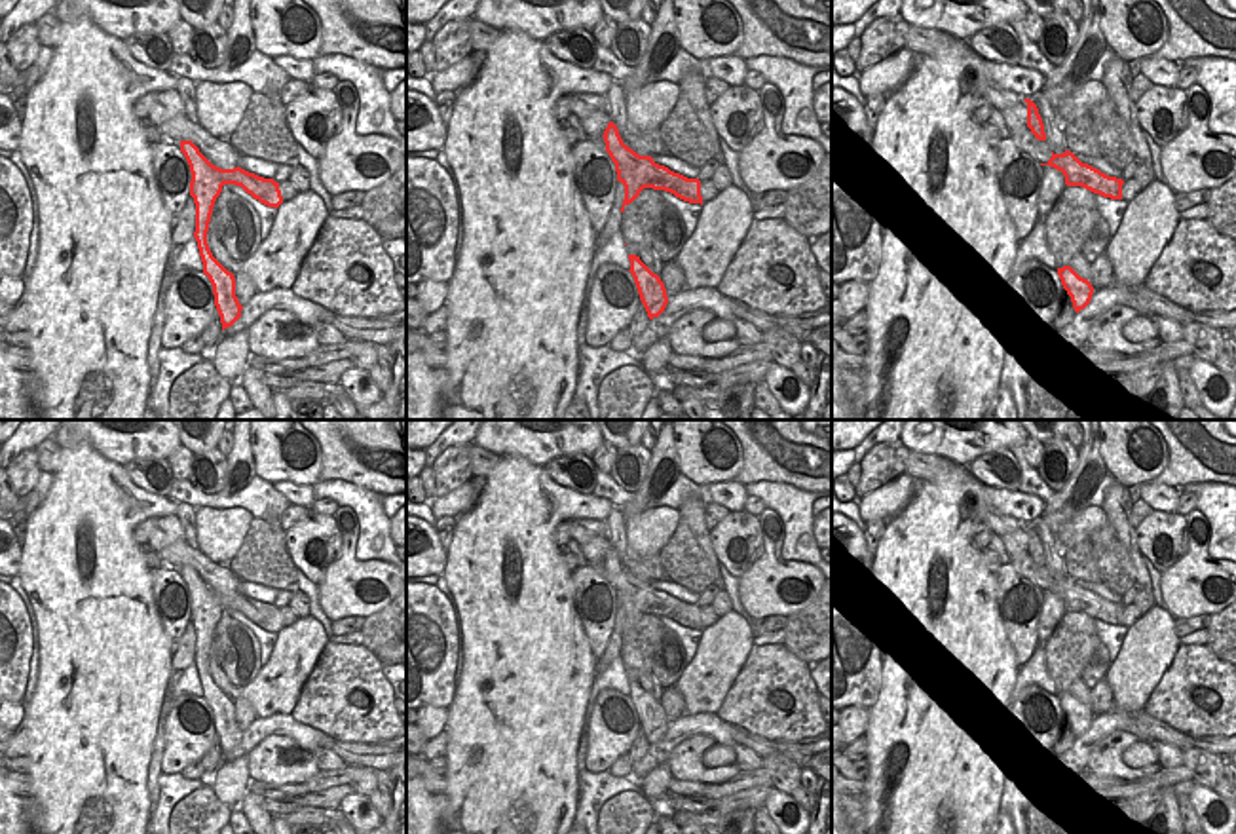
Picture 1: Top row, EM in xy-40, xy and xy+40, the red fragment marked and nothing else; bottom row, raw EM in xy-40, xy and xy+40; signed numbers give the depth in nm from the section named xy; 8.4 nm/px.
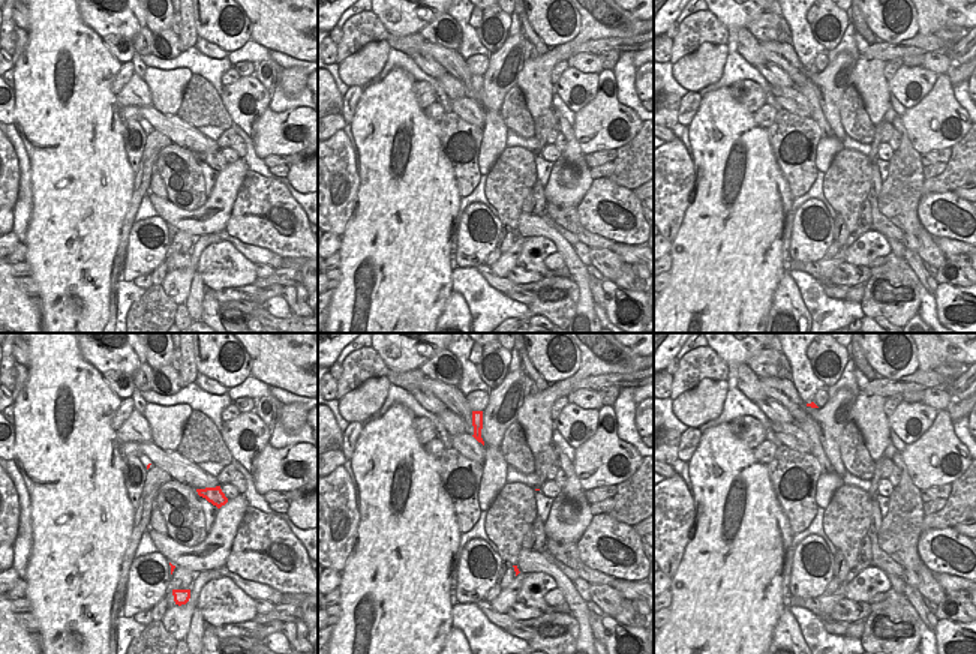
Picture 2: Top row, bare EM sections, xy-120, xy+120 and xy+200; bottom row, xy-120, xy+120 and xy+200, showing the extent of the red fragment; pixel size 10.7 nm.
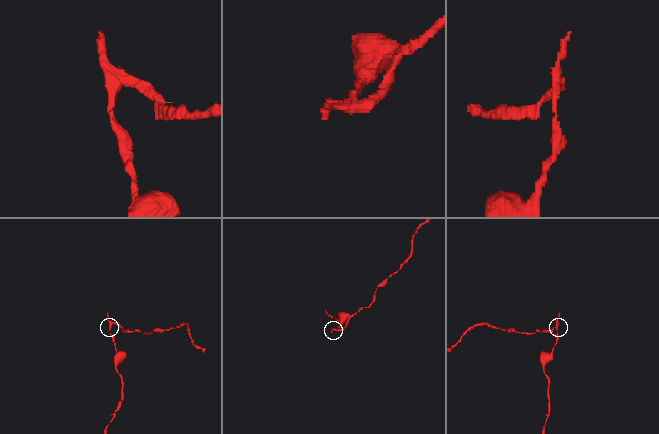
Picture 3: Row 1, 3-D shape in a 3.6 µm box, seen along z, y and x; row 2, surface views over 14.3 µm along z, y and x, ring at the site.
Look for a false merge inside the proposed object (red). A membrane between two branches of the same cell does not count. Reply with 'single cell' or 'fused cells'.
fused cells

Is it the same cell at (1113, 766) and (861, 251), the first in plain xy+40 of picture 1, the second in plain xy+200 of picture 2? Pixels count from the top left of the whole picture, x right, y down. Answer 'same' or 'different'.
same

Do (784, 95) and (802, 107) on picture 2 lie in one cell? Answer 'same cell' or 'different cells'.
same cell

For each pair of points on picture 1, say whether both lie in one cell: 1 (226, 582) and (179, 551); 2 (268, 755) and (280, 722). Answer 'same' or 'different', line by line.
1: same
2: different

